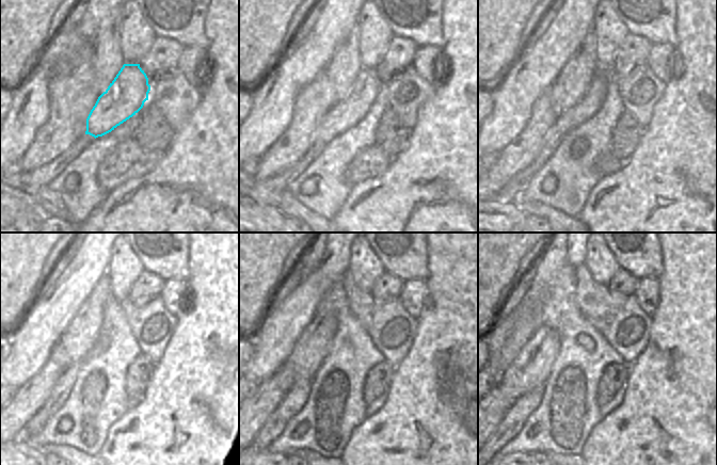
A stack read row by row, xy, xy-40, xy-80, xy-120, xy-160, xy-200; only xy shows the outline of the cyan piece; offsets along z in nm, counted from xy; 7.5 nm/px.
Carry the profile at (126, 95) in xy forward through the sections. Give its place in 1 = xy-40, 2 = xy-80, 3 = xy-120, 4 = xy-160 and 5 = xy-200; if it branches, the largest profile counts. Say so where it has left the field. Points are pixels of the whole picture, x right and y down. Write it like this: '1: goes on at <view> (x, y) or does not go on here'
1: goes on at xy-40 (347, 113)
2: goes on at xy-80 (595, 96)
3: goes on at xy-120 (59, 395)
4: goes on at xy-160 (293, 401)
5: goes on at xy-200 (512, 422)

